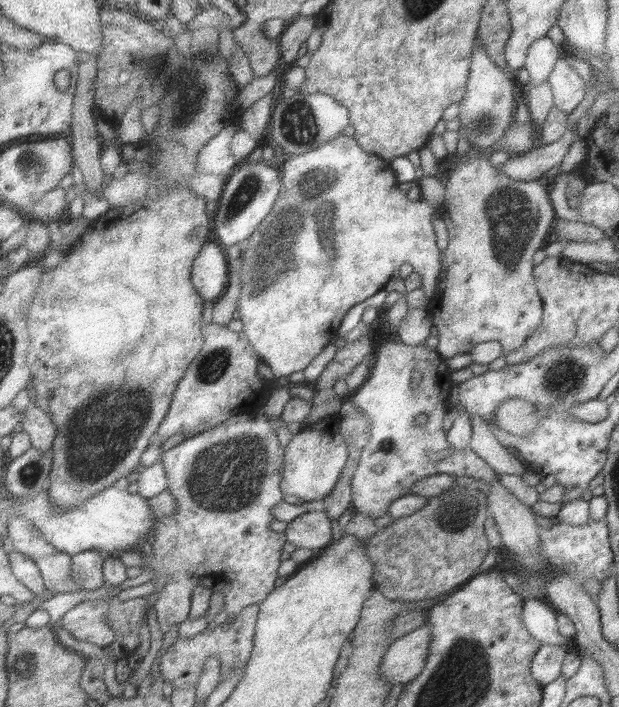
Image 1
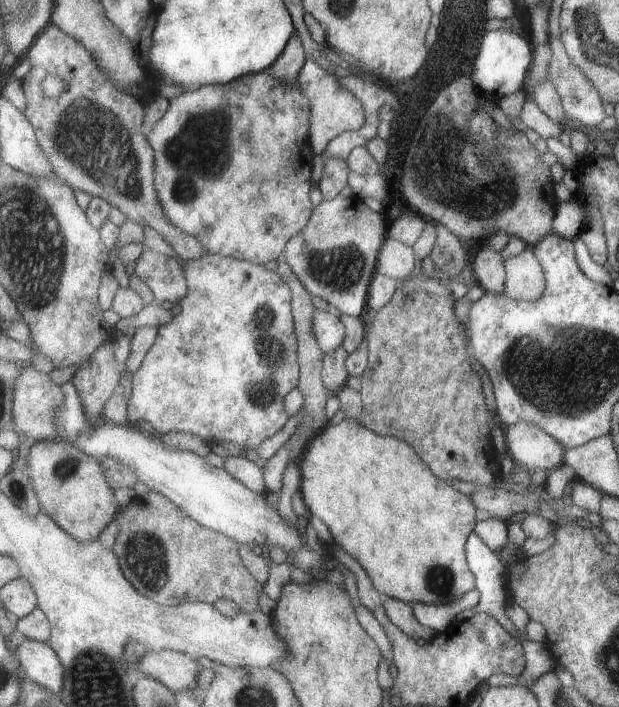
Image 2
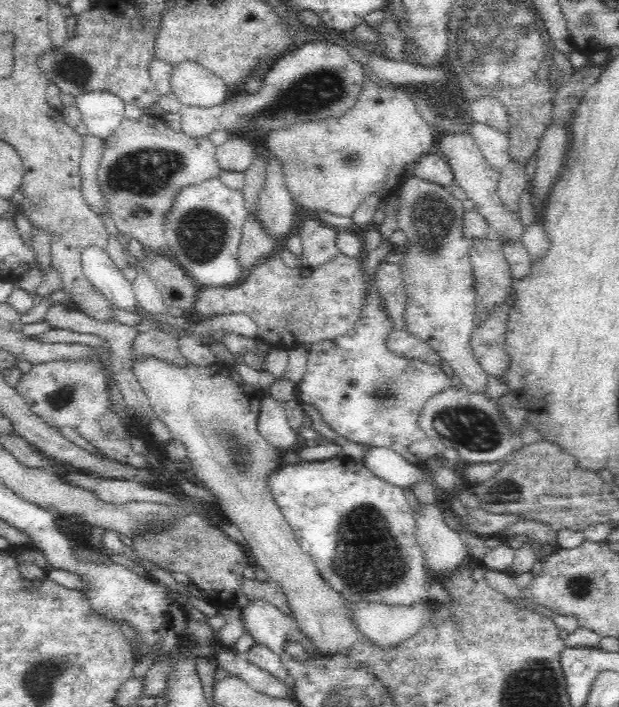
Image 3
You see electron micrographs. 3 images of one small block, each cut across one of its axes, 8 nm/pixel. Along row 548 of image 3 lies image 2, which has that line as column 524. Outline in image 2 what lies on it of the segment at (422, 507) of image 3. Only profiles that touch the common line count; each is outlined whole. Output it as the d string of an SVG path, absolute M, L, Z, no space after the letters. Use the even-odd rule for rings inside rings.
M523 420L505 426L507 434L507 454L515 462L515 466L523 466L529 472L535 468L553 470L563 464L563 446L557 444L555 438L547 436L535 424L527 424Z

